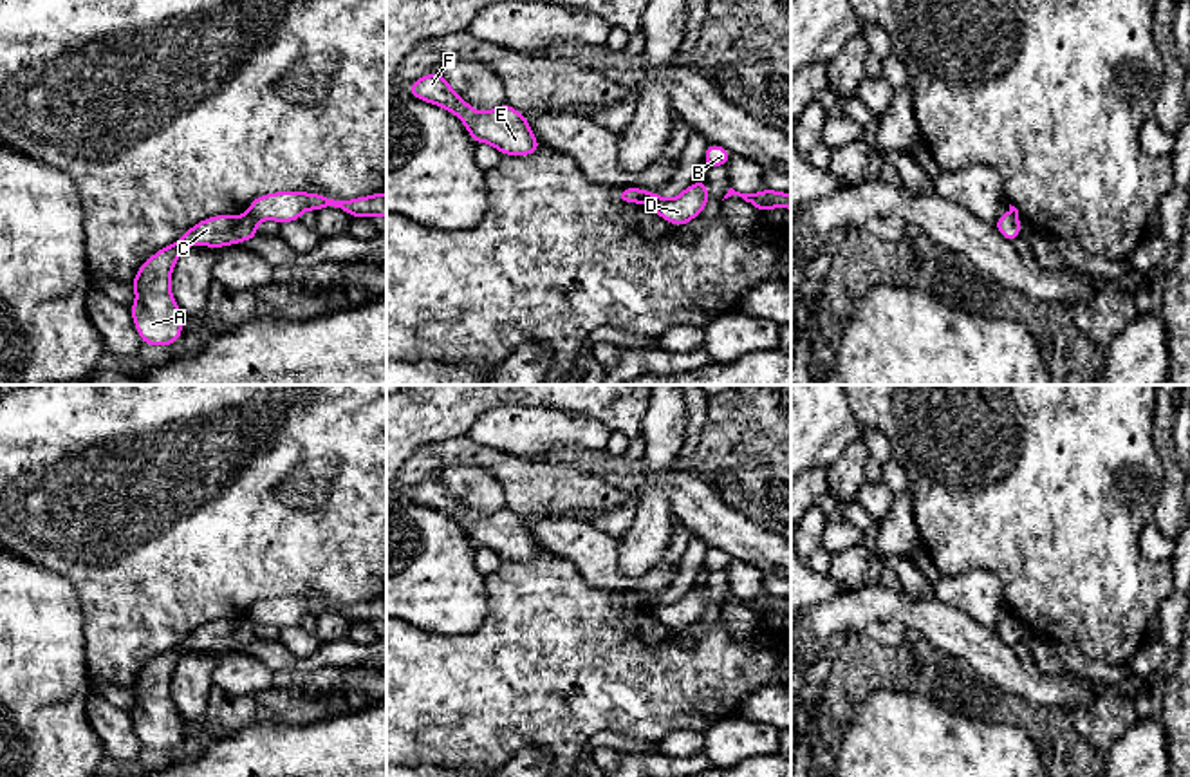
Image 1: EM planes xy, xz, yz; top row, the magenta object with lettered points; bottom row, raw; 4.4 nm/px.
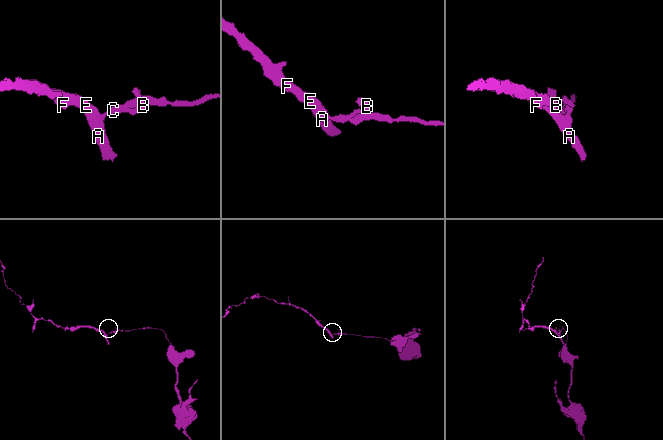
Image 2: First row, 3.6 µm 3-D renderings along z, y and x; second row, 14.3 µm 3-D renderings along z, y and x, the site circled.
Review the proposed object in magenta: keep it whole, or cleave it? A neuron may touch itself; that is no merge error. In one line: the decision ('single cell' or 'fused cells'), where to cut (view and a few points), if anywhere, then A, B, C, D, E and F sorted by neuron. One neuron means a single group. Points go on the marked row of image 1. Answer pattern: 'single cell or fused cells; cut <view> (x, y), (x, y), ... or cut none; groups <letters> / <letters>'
fused cells; cut xy (246, 214), (255, 223); groups A B C E F / D

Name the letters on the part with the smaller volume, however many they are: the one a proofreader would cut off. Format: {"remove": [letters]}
{"remove": ["A", "B", "C", "E", "F"]}

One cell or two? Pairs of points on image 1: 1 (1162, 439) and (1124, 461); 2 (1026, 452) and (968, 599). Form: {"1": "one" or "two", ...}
{"1": "two", "2": "two"}

